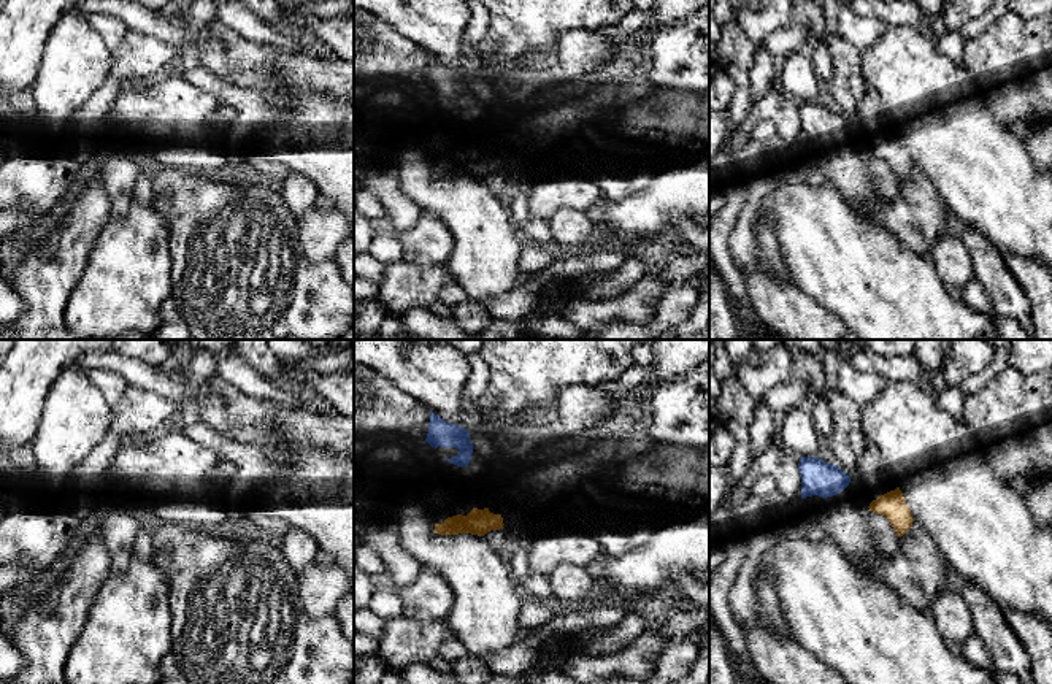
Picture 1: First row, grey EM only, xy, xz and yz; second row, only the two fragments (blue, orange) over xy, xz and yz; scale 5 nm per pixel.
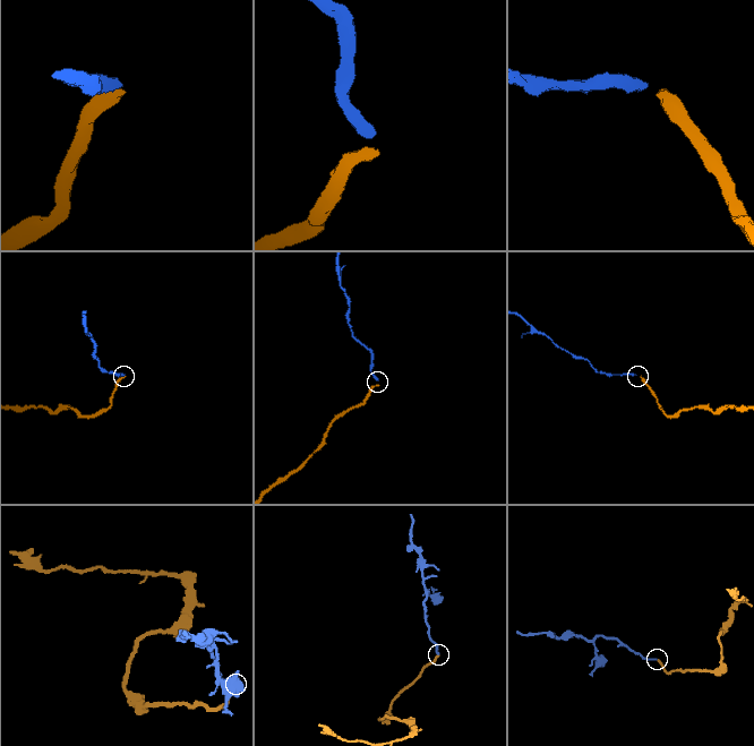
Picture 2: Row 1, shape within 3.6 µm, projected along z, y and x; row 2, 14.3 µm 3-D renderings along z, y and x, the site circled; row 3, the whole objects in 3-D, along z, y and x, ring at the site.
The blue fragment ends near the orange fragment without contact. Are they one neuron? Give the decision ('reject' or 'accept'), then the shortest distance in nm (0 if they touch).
reject | 150 nm

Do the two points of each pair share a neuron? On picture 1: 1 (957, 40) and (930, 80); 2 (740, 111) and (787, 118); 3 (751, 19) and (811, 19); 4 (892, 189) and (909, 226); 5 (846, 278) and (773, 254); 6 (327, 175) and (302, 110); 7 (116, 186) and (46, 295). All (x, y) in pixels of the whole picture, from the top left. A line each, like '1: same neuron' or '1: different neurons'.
1: different neurons
2: different neurons
3: same neuron
4: different neurons
5: different neurons
6: same neuron
7: different neurons

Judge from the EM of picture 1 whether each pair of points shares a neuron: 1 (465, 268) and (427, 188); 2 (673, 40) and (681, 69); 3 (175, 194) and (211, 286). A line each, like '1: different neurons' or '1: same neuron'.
1: same neuron
2: same neuron
3: same neuron

